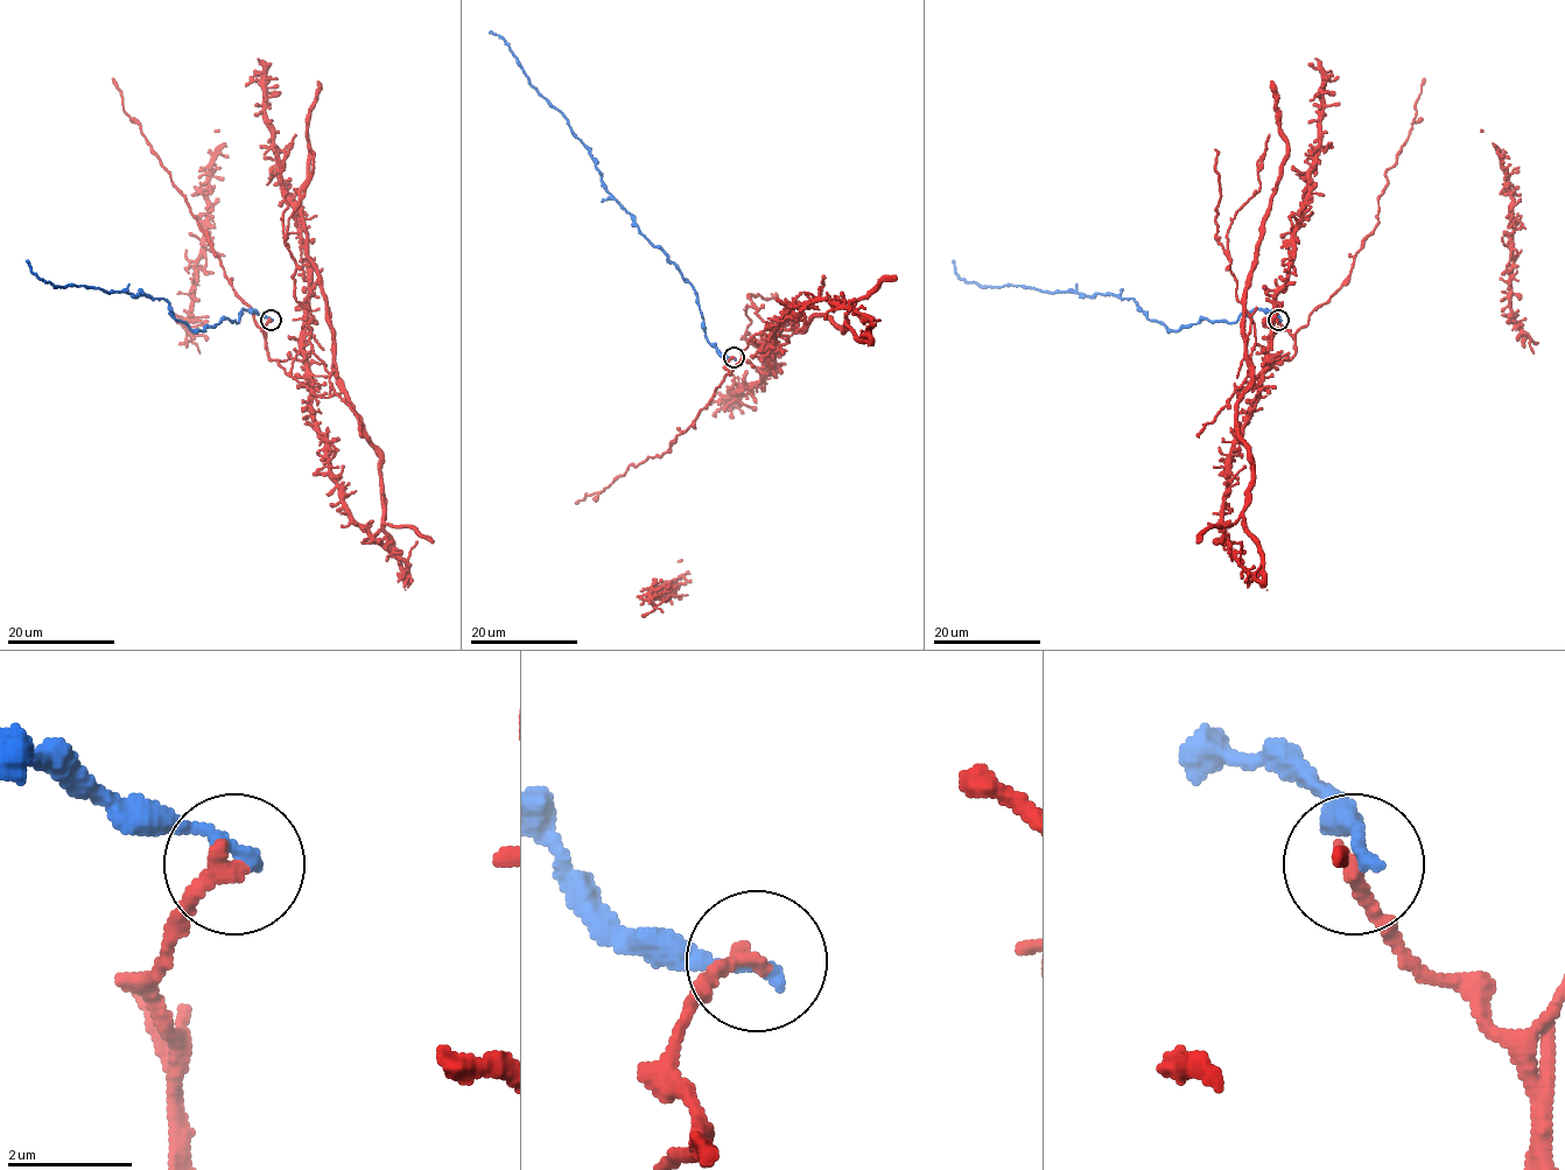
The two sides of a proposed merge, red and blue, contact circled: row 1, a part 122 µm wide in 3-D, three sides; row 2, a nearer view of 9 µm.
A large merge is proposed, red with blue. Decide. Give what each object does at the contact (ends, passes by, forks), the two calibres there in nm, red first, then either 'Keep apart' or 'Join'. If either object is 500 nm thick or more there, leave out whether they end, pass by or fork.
At the ring red ends. At the ring blue ends. Thickness 280 nm (red) against 240 nm. Keep apart

